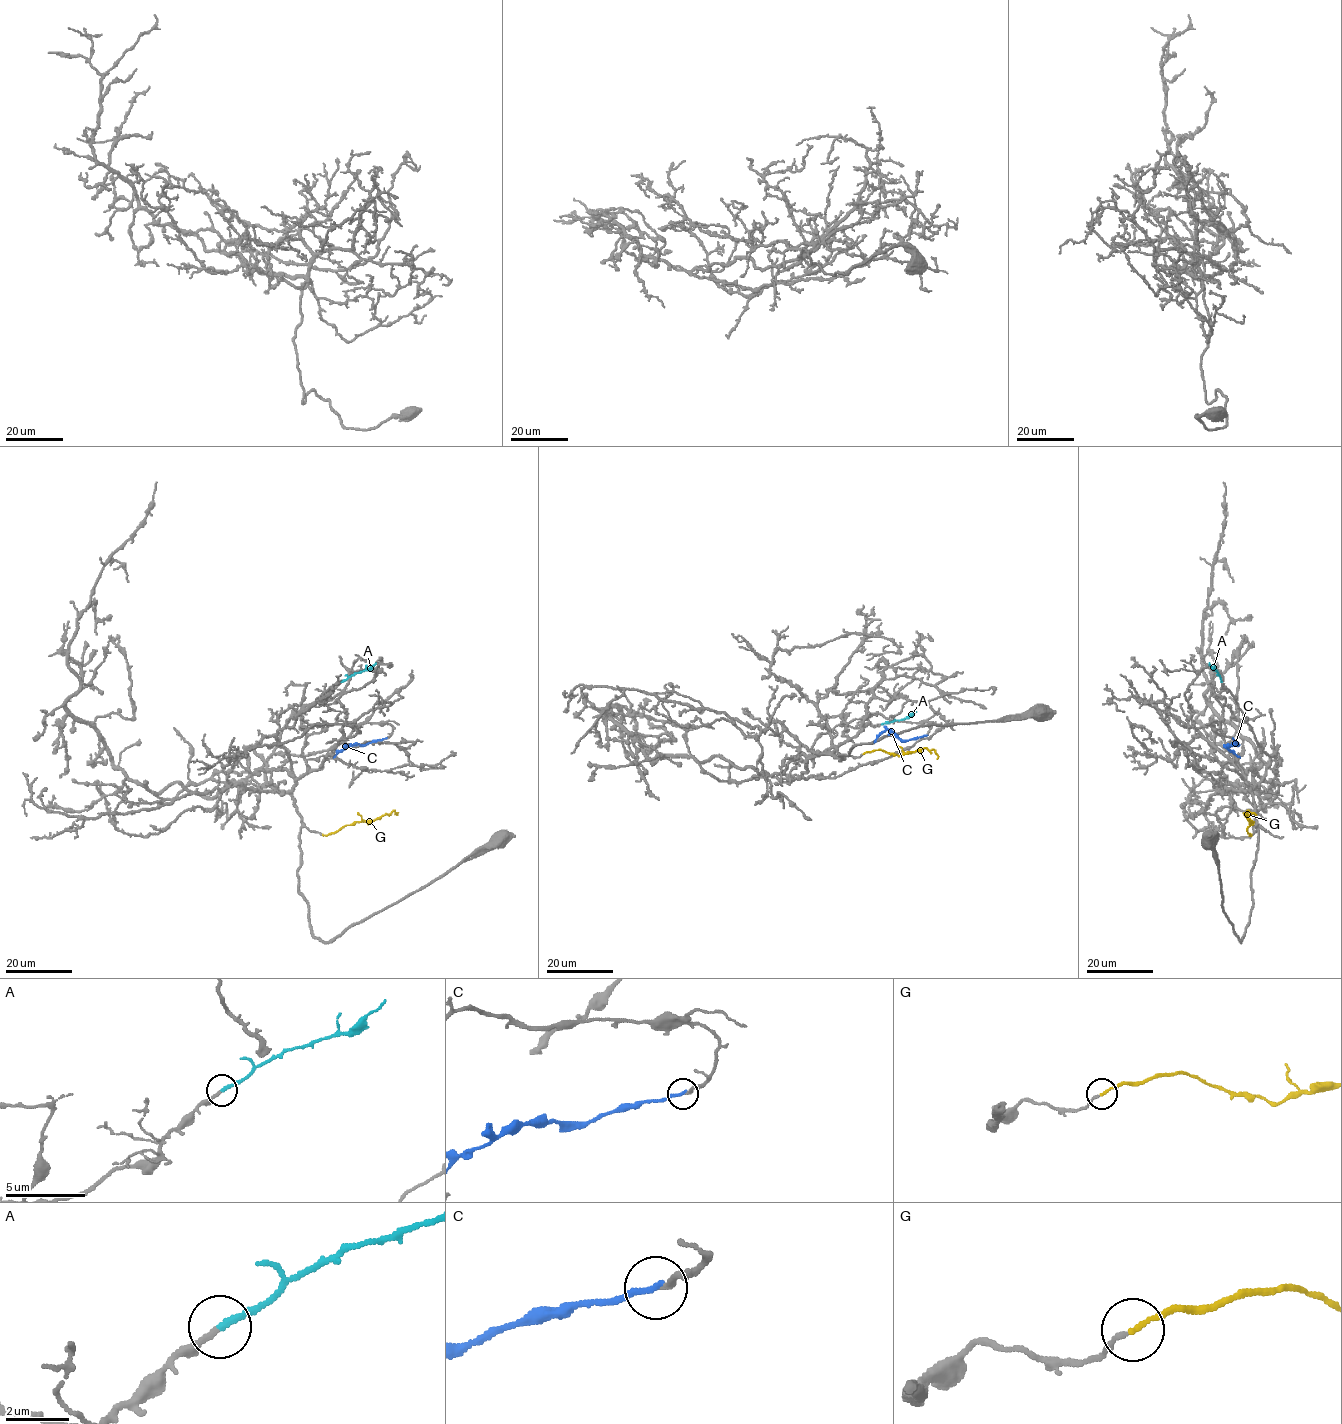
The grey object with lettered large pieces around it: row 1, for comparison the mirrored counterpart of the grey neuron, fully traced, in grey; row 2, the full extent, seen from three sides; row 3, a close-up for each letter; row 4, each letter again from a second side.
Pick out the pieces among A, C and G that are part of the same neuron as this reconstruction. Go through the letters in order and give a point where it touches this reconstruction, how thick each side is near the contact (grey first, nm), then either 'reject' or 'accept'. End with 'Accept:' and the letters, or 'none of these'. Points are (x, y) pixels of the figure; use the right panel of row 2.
A: contact (1221, 682); calibres 180 and 200 nm; accept
C: contact (1232, 738); calibres 160 and 200 nm; reject
G: contact (1251, 835); calibres 160 and 160 nm; accept
Accept: A, G

